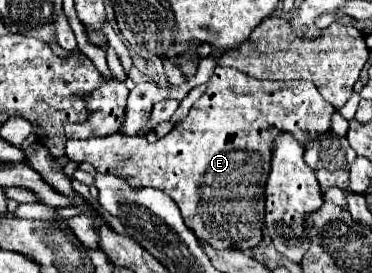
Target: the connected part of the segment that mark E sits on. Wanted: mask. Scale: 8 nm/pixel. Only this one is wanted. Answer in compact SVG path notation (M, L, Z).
M215 68L215 74L207 84L207 92L191 106L189 116L181 124L173 126L173 130L155 144L149 144L139 136L113 134L107 138L67 140L65 154L71 162L91 162L91 166L101 174L115 172L119 178L125 178L133 190L151 186L171 192L185 224L197 238L207 240L215 250L249 250L263 238L265 182L271 166L273 140L277 134L289 132L305 146L309 138L317 138L317 134L331 130L331 116L335 108L323 100L313 82L306 80L257 80L235 68Z

